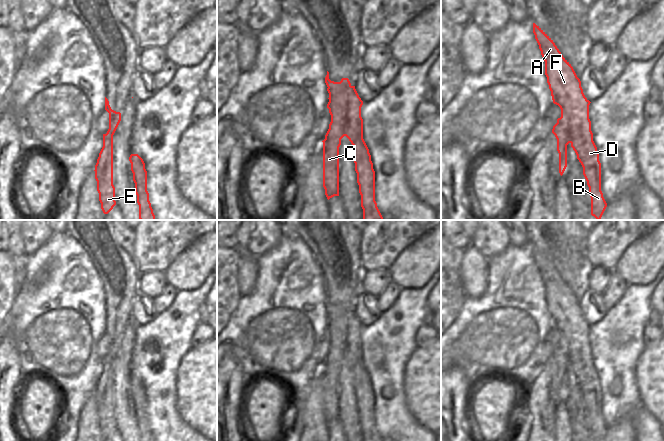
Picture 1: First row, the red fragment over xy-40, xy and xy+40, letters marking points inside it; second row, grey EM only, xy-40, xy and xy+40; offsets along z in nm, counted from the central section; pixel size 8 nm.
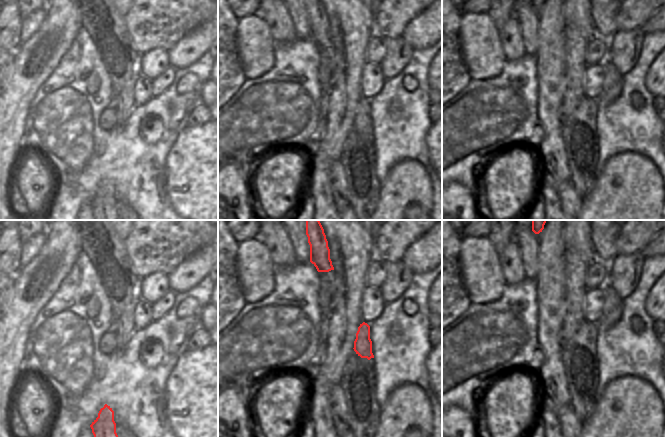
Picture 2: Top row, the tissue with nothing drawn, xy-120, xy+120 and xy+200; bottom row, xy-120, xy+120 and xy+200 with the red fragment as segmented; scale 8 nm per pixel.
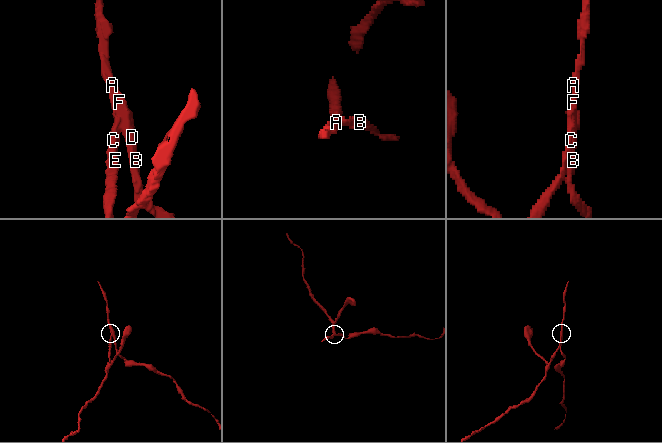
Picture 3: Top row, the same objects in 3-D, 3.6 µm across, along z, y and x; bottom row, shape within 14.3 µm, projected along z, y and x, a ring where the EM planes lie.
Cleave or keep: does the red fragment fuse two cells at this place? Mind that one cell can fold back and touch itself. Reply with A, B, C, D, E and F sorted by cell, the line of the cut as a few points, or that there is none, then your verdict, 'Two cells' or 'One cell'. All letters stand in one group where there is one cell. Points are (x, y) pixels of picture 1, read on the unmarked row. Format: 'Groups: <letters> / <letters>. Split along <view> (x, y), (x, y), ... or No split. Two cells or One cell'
Groups: A B D F / C E. Split along xy (351, 310), (345, 317), (346, 350), (344, 359). Two cells.

